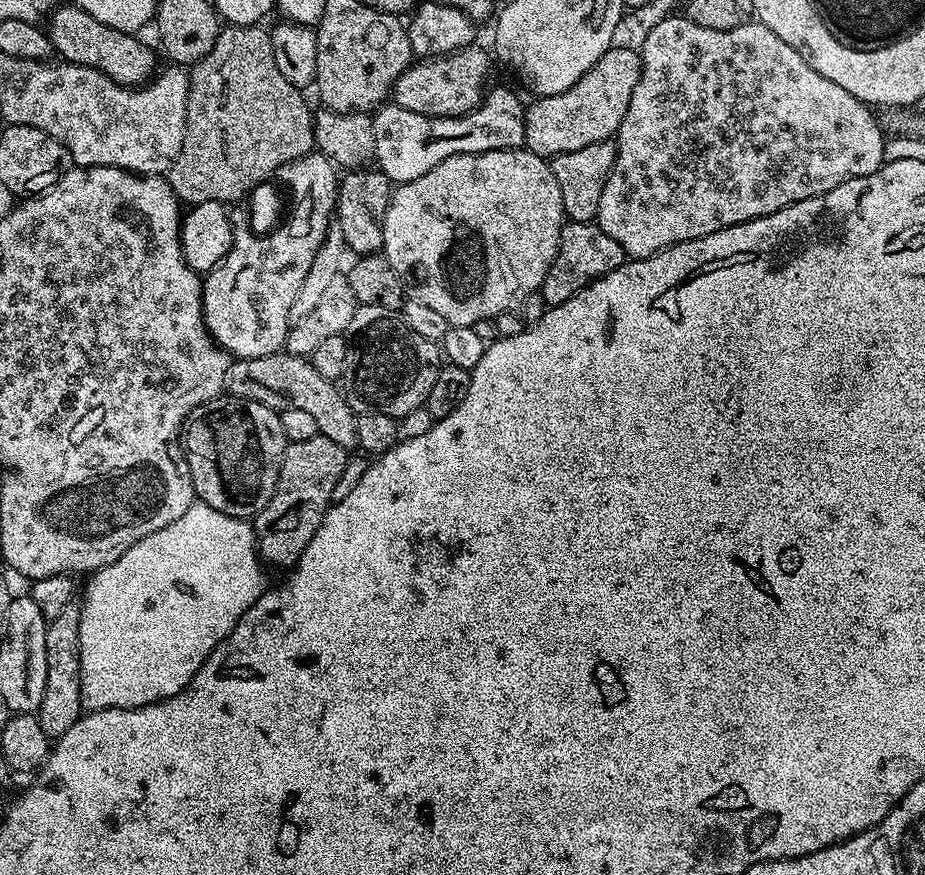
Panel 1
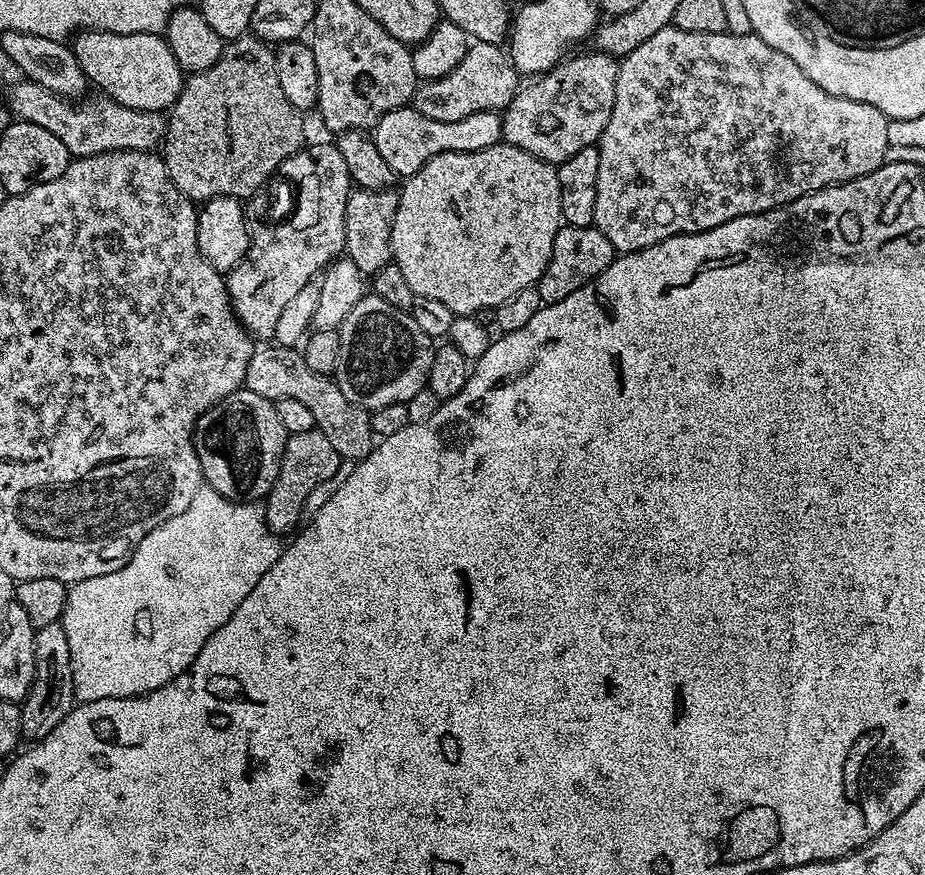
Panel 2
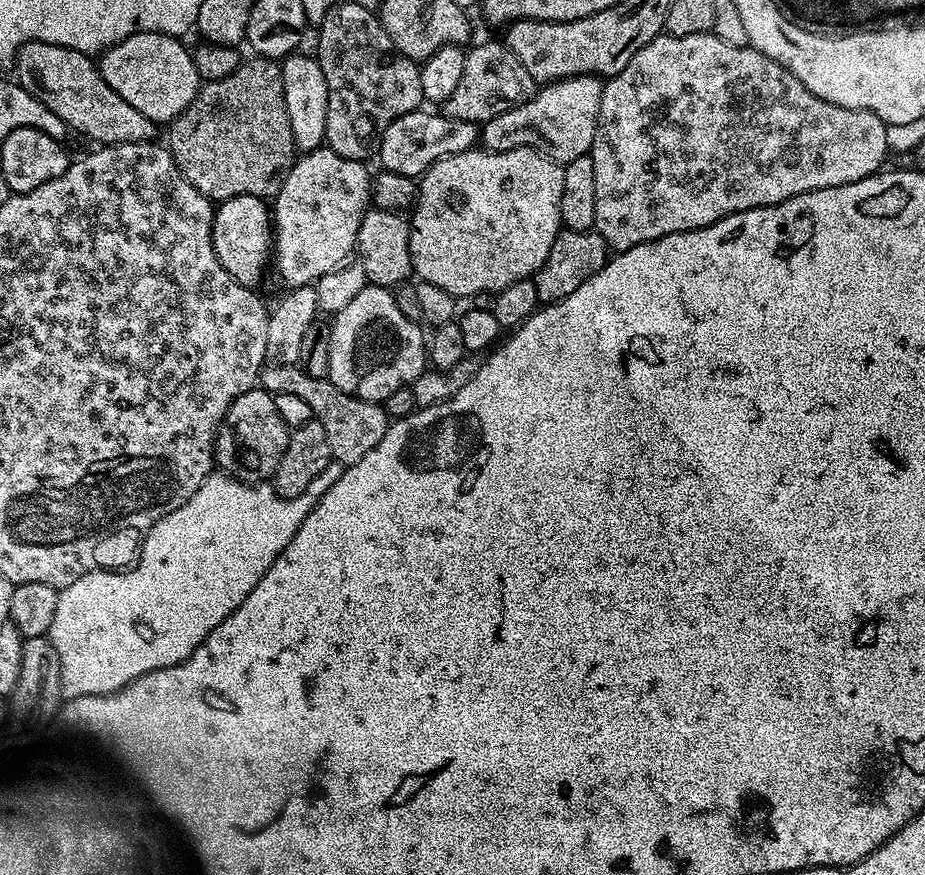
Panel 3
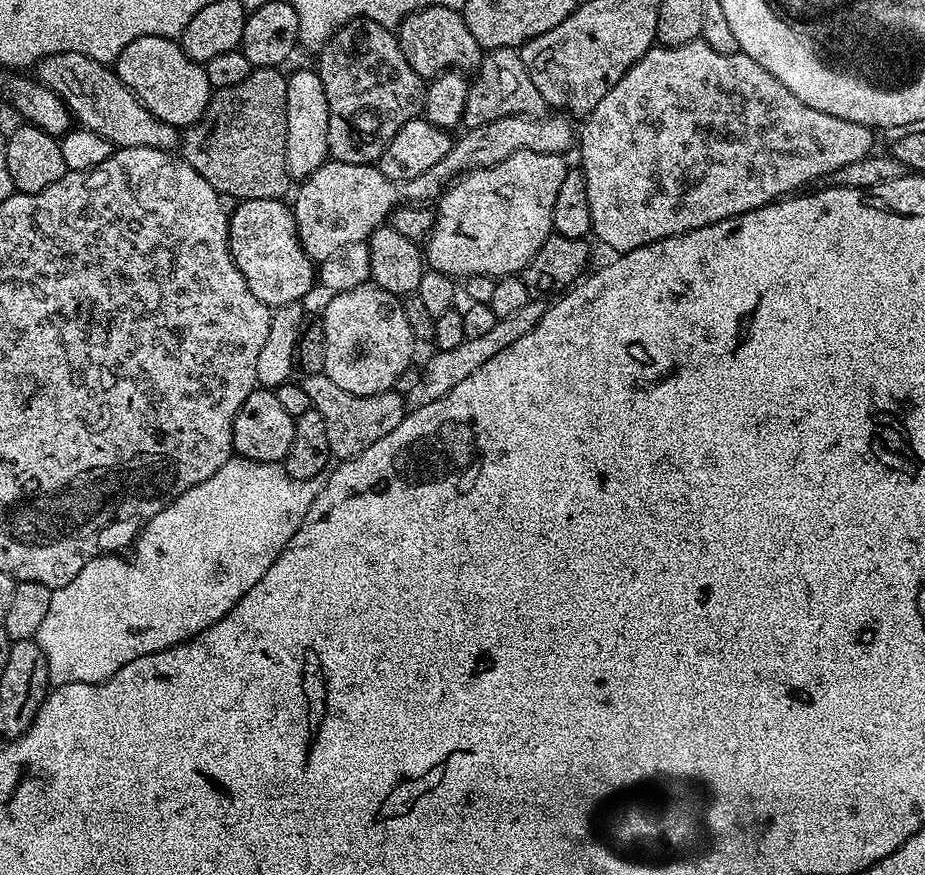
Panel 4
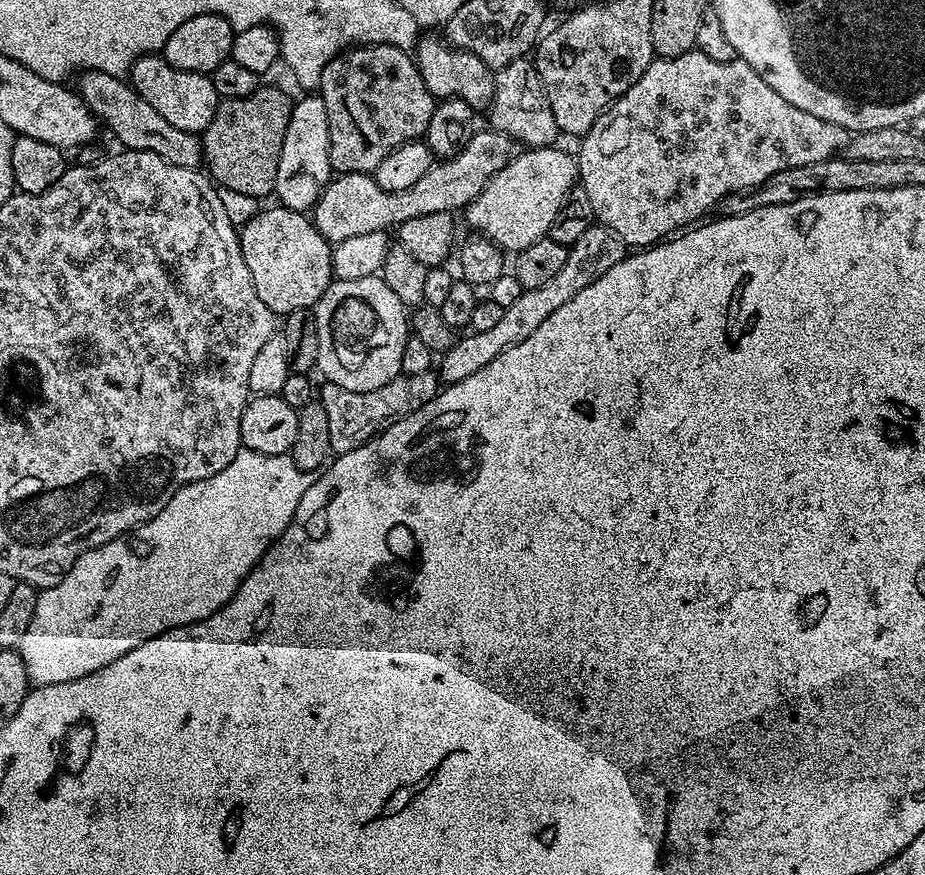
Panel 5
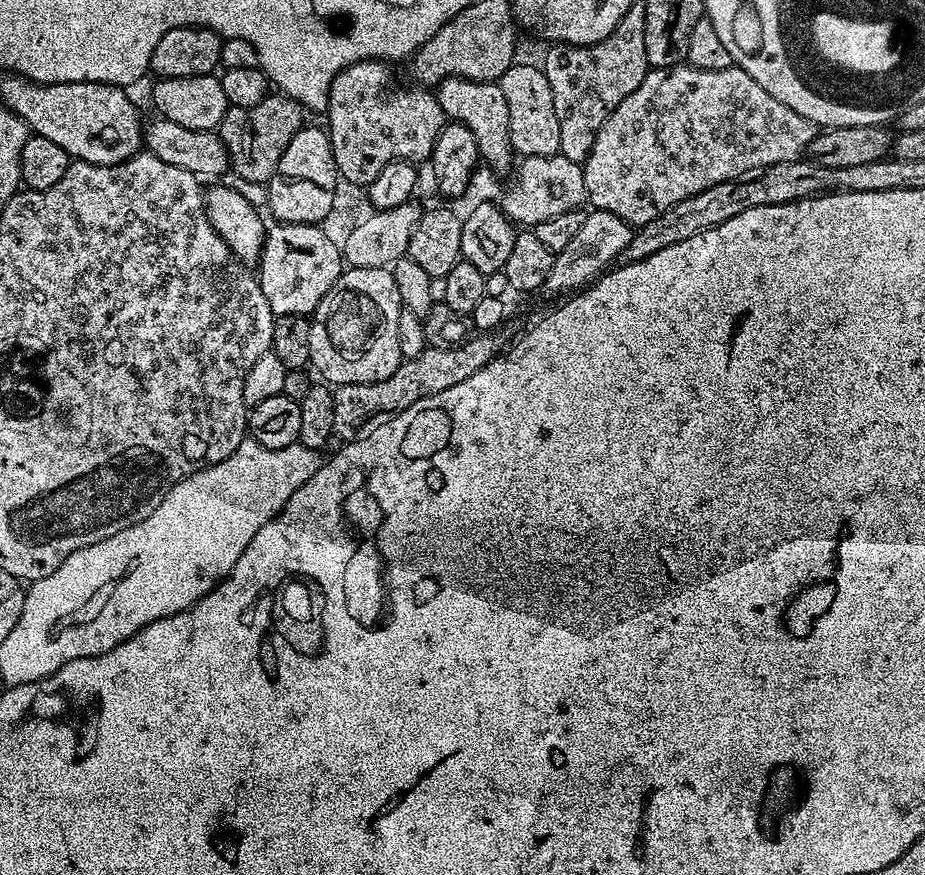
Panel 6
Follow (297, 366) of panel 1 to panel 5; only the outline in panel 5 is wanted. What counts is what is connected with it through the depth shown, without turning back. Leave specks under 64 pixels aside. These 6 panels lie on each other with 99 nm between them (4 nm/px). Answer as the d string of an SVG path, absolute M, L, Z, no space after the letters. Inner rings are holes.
M432 370L422 374L398 375L386 382L386 386L378 386L378 390L369 392L346 390L342 386L327 382L321 385L318 388L318 402L322 410L326 410L326 419L330 426L330 446L336 454L362 446L403 416L426 406L426 402L436 397L442 387L437 373Z

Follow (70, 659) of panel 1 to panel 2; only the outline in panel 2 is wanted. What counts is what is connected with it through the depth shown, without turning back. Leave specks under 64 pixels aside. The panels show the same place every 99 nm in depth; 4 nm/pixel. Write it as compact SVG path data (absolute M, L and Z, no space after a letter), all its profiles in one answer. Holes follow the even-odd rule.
M63 623L37 628L34 638L36 651L36 677L28 691L28 697L20 704L21 734L25 741L35 742L46 738L70 714L74 707L72 694L72 663L70 662L70 642L66 642Z

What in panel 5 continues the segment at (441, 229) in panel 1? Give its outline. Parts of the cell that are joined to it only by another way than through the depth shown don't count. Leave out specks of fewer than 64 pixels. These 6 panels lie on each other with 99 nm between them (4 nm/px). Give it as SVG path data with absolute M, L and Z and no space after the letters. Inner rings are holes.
M560 146L529 148L517 151L509 164L481 190L478 198L466 209L472 232L489 238L508 254L522 251L526 246L545 239L550 222L562 210L562 202L578 184L578 160L563 152Z

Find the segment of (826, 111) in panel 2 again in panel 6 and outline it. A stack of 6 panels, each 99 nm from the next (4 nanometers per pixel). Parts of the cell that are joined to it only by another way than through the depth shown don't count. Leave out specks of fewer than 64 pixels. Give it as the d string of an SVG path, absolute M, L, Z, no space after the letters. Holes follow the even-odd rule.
M687 62L675 64L673 68L652 68L646 74L642 86L638 86L638 90L634 90L634 94L630 94L623 100L598 130L598 134L594 138L594 146L582 165L588 191L586 200L589 205L592 203L593 209L618 214L618 218L622 218L633 226L654 222L654 218L658 218L663 212L670 210L670 206L682 202L682 198L690 198L710 186L718 186L718 182L737 180L740 176L755 173L759 169L768 168L771 164L778 162L801 159L807 153L810 142L815 138L817 131L817 125L811 124L809 120L802 118L802 114L798 114L782 102L778 102L778 98L766 94L766 90L762 90L762 86L758 86L758 82L754 82L754 78L750 78L750 74L746 74L741 68L733 66L726 70L698 70Z

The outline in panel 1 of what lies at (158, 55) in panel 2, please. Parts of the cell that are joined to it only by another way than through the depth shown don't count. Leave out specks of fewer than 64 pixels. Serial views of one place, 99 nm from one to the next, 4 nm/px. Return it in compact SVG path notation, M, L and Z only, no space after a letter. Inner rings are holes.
M70 2L61 3L59 8L52 9L46 20L46 35L61 61L90 66L119 84L146 84L158 68L155 54L139 40L139 35L114 30L114 26L106 26L98 22L98 18L90 18L86 10L75 8Z

